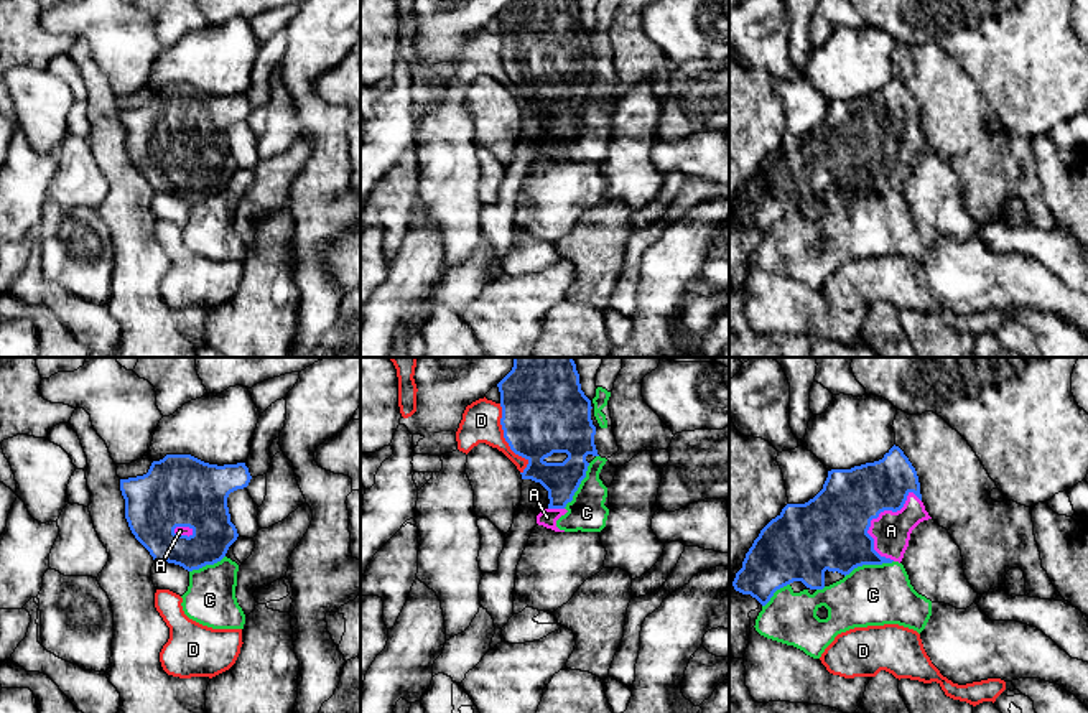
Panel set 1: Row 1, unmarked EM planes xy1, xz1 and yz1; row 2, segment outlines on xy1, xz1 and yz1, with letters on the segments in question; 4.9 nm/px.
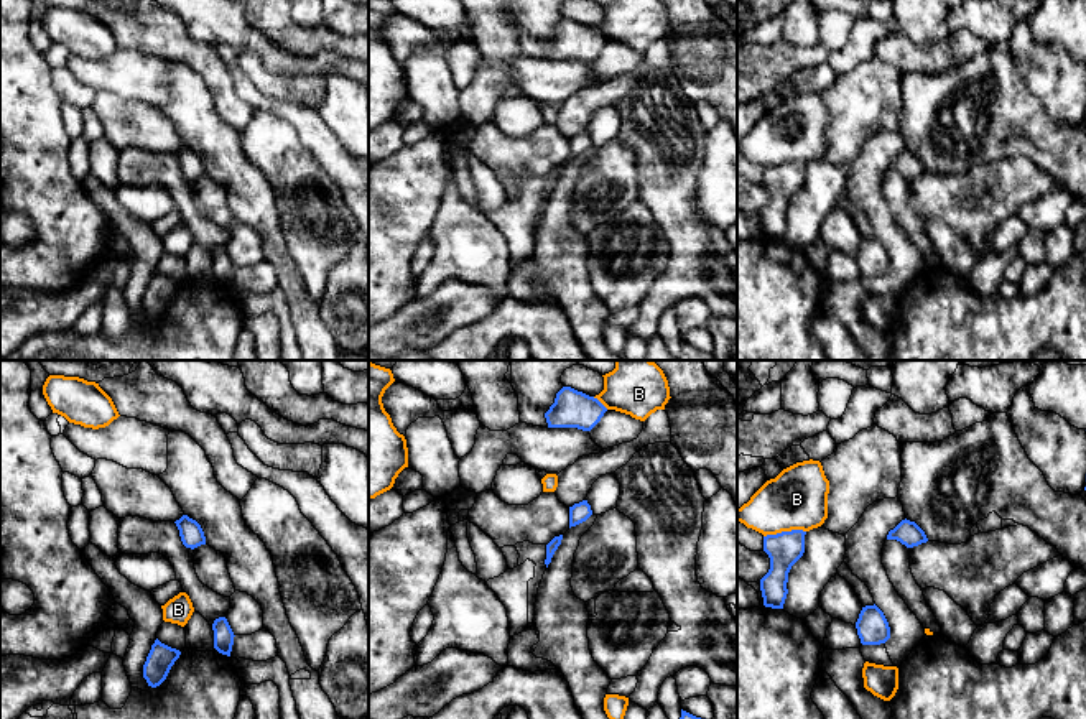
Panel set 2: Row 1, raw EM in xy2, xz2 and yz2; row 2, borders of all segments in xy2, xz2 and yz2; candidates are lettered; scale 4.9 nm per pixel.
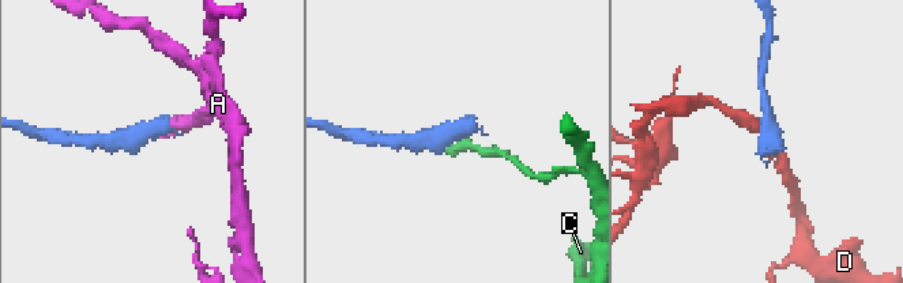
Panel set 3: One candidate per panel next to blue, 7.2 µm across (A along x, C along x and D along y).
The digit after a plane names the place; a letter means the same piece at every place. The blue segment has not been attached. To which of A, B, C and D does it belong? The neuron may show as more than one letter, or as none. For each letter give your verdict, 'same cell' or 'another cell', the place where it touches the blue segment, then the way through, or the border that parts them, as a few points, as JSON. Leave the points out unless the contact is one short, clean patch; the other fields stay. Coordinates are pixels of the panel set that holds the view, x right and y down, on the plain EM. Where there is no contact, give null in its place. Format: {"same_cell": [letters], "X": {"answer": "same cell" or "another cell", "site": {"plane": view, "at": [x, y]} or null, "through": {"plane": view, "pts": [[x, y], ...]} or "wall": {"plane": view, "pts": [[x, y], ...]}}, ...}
{"same_cell": ["A"], "A": {"answer": "same cell", "site": {"plane": "yz1", "at": [879, 144]}}, "B": {"answer": "another cell", "site": {"plane": "yz2", "at": [784, 163]}}, "C": {"answer": "another cell", "site": {"plane": "yz1", "at": [868, 195]}}, "D": {"answer": "another cell", "site": {"plane": "xz1", "at": [506, 71]}}}

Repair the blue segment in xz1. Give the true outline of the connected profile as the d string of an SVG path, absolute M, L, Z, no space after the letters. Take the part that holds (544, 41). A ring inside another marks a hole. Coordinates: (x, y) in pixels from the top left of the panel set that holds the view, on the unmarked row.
M512 0L499 15L502 49L500 56L504 69L510 81L528 92L527 99L520 104L522 110L540 114L548 122L550 135L537 147L537 155L555 163L565 163L556 158L556 151L565 147L568 133L573 132L581 112L586 109L589 94L588 86L599 87L594 66L596 58L591 51L591 31L584 26L579 15L576 0ZM553 84L566 84L563 94L546 94L545 91Z

